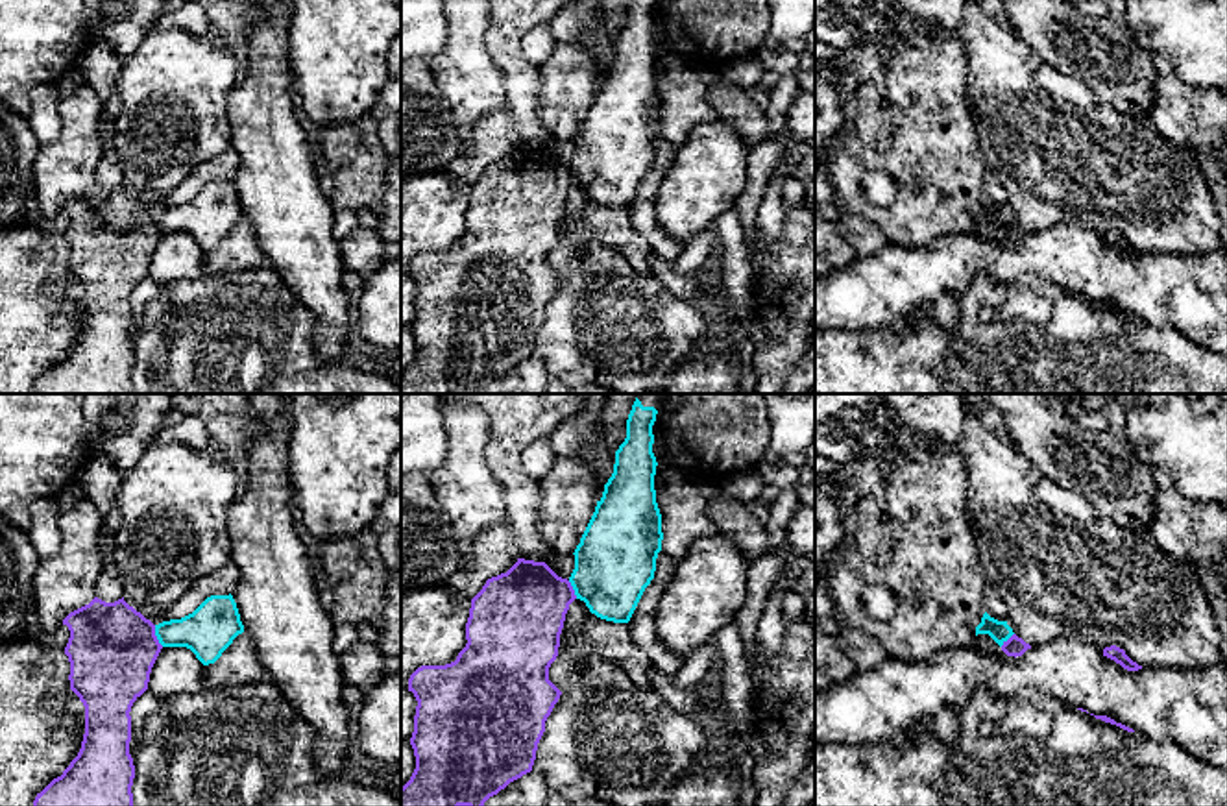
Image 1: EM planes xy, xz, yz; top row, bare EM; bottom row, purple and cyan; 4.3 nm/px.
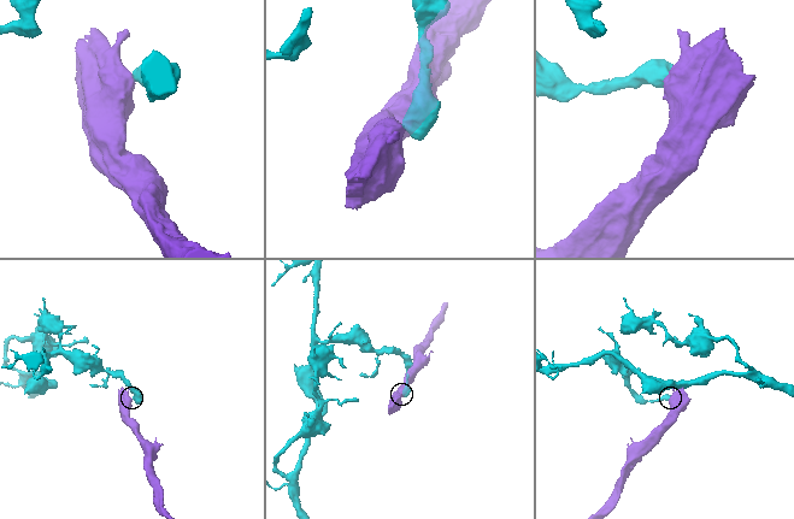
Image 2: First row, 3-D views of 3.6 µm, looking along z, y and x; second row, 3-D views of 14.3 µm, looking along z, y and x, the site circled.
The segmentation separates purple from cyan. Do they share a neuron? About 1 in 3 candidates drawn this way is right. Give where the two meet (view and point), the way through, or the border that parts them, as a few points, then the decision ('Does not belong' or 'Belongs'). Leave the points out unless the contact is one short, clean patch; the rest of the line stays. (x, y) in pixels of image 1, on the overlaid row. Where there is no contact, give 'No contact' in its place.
Touches purple at xy (156, 636). Boundary: xy (154, 625), (154, 635), (163, 646). Does not belong

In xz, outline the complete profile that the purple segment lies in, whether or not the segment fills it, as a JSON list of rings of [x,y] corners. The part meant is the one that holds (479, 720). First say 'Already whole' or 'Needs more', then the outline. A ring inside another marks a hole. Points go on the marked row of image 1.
Already whole. [[[517,558],[506,573],[486,580],[471,599],[468,643],[456,660],[421,666],[408,678],[408,691],[418,701],[410,738],[416,769],[401,788],[401,806],[484,806],[490,797],[532,771],[545,721],[562,695],[549,680],[549,667],[558,656],[565,614],[575,599],[571,582],[545,562]]]

